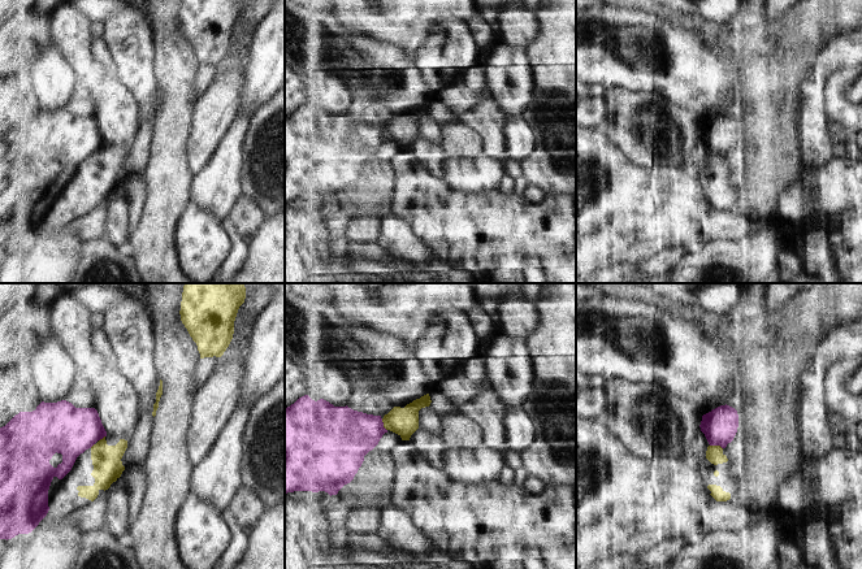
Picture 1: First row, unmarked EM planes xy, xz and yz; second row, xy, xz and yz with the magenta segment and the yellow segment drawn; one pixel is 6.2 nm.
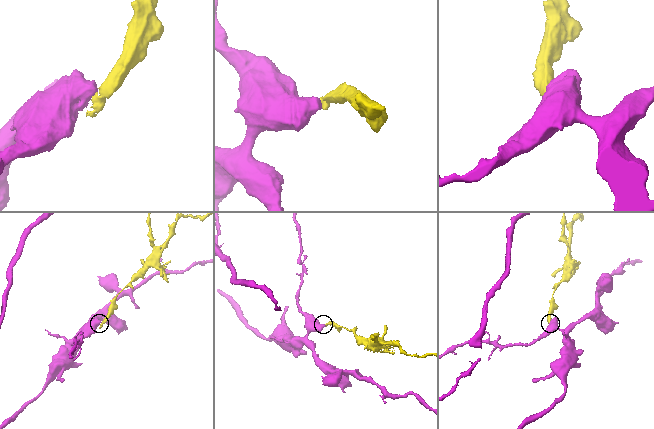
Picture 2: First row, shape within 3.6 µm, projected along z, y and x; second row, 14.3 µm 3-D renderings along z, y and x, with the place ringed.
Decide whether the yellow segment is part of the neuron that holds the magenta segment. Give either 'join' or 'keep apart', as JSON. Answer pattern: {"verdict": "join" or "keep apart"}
{"verdict": "keep apart"}

